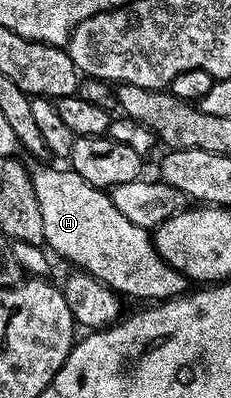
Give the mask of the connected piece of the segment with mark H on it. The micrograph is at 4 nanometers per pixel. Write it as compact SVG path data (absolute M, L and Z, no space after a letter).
M45 164L34 165L31 175L43 216L44 245L54 255L66 258L73 268L89 274L126 299L153 298L149 300L154 303L167 302L190 289L190 279L161 259L153 247L150 231L131 224L102 187L92 186L72 168L52 170L41 165Z

